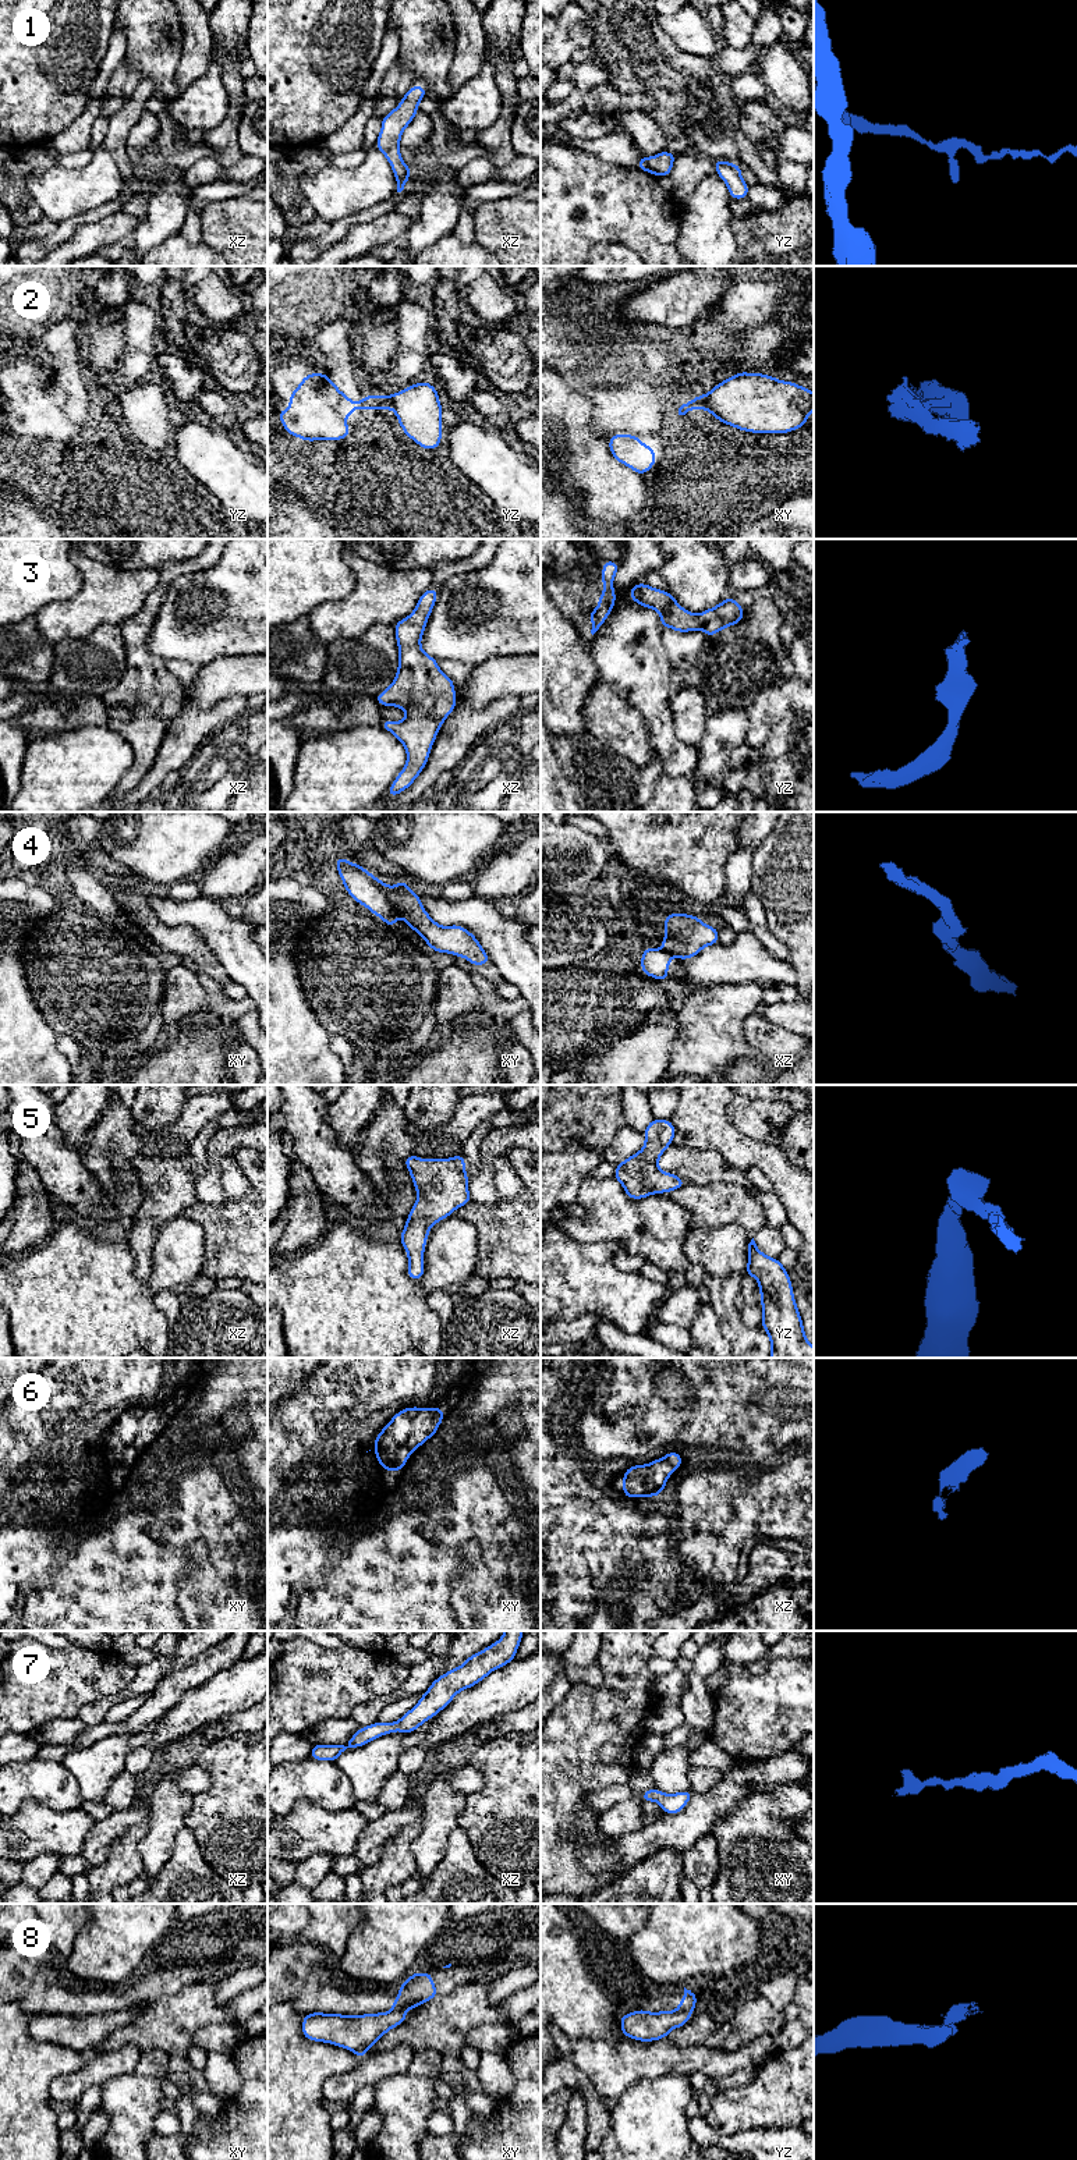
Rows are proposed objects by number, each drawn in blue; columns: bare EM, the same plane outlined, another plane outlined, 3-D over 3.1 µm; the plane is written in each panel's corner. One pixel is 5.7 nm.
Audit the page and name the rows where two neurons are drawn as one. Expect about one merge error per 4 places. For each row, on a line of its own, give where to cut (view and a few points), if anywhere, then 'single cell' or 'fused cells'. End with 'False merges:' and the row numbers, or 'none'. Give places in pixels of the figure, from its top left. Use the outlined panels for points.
1: no cut | single cell
2: yz (392, 396), (393, 408) | fused cells
3: no cut | single cell
4: xy (390, 889), (390, 897), (397, 914) | fused cells
5: no cut | single cell
6: no cut | single cell
7: no cut | single cell
8: yz (677, 2008), (688, 2015) | fused cells
False merges: 2, 4, 8

